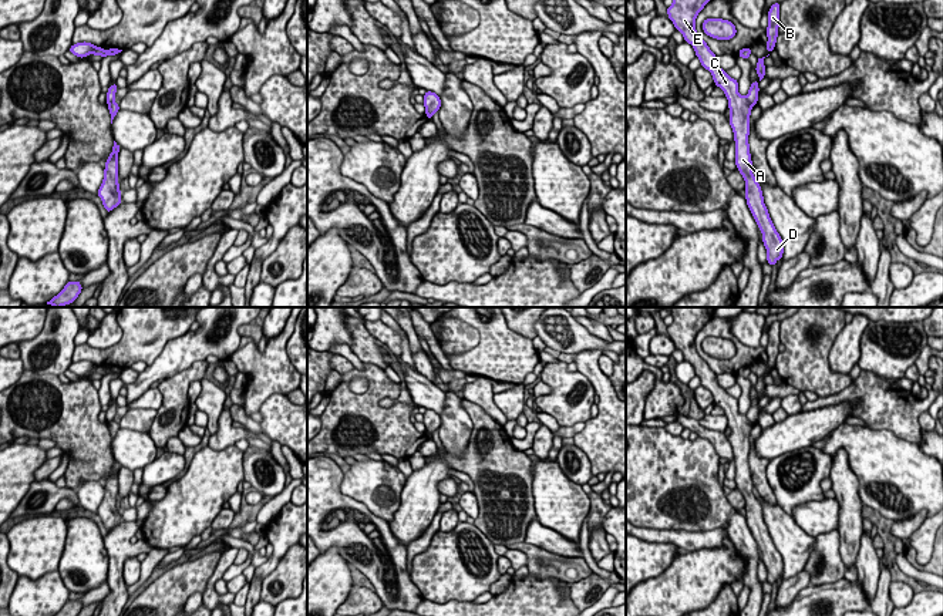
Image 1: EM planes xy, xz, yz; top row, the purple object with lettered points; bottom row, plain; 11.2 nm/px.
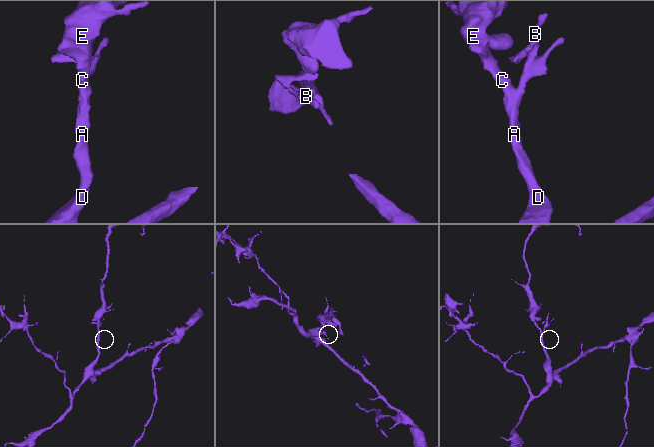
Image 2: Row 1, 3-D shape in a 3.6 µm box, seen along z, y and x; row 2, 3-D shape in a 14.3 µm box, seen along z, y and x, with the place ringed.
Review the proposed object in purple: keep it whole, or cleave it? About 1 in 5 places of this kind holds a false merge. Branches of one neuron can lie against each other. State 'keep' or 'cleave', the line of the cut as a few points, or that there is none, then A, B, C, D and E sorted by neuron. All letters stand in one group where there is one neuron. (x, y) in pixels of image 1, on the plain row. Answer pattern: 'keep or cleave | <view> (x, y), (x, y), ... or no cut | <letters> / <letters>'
cleave | yz (746, 416), (753, 423) | A C D E / B

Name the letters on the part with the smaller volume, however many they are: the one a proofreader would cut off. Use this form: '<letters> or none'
B

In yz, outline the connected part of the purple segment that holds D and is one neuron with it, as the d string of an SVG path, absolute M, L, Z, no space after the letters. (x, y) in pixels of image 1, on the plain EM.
M673 307L673 323L667 326L667 334L678 349L684 360L693 364L696 376L700 377L701 386L713 394L714 403L724 410L728 418L730 444L735 460L735 484L745 499L745 518L755 538L767 568L767 580L774 585L778 578L782 578L784 562L777 551L768 528L764 522L764 515L760 502L752 494L754 485L750 472L750 434L752 423L738 411L738 398L731 397L725 388L718 386L717 374L710 368L707 361L696 349L696 336L704 324L714 316L715 307Z

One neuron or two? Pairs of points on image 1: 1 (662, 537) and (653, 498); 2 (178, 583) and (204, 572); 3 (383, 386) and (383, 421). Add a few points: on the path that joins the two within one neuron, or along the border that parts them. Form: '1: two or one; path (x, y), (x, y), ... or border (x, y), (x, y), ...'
1: two; border (640, 527), (676, 528), (693, 532)
2: one; path (184, 579), (198, 572)
3: one; path (374, 394), (374, 413)

